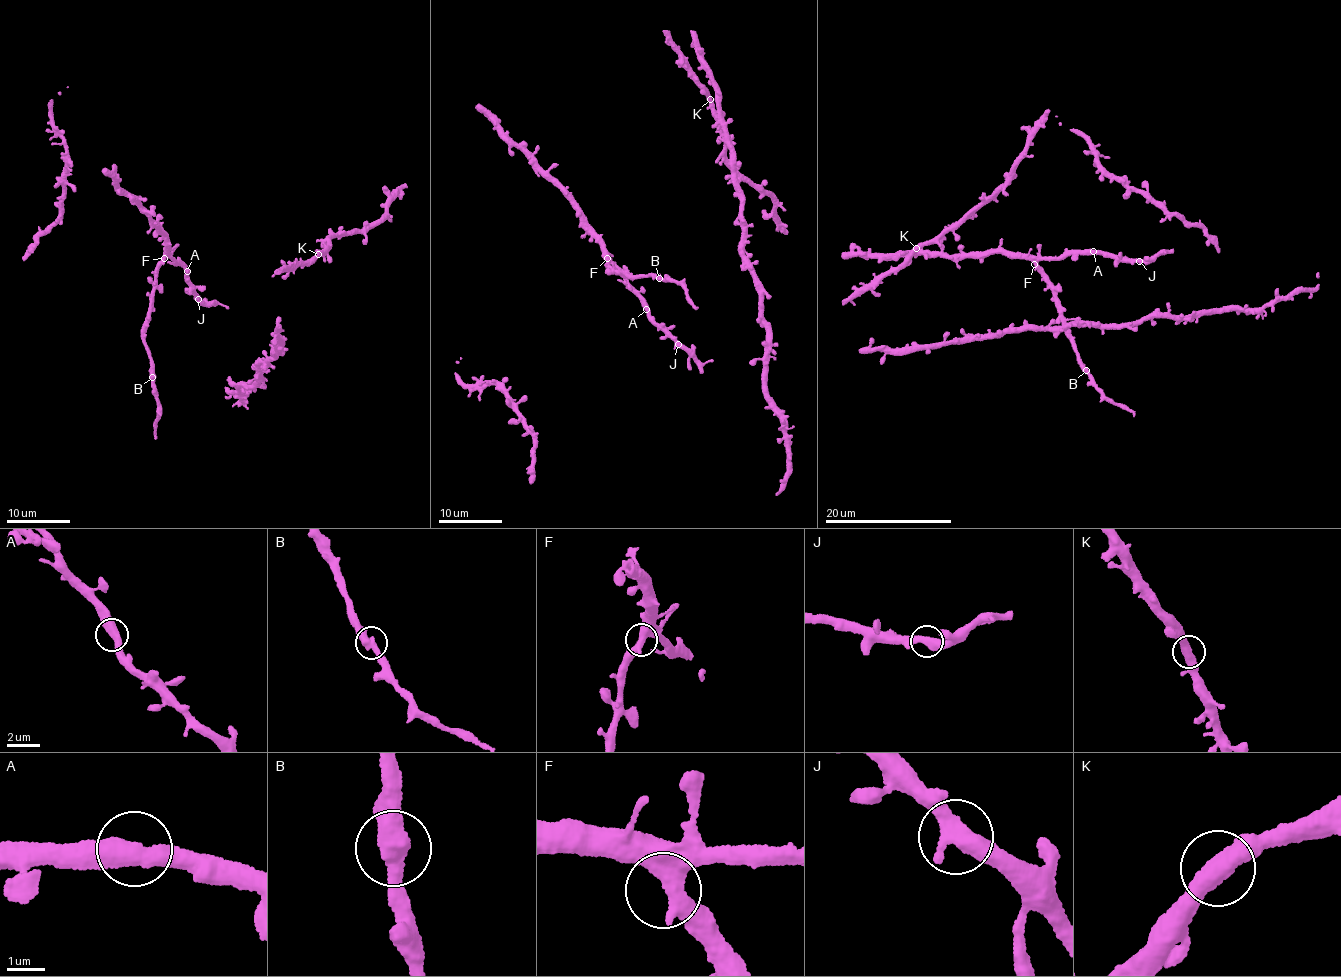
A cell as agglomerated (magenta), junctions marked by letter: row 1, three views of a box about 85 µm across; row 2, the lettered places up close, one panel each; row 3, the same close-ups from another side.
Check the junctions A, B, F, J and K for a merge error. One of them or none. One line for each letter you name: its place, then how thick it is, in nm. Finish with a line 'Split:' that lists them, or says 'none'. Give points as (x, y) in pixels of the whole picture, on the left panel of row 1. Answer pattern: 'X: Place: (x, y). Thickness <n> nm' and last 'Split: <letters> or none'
Split: none

